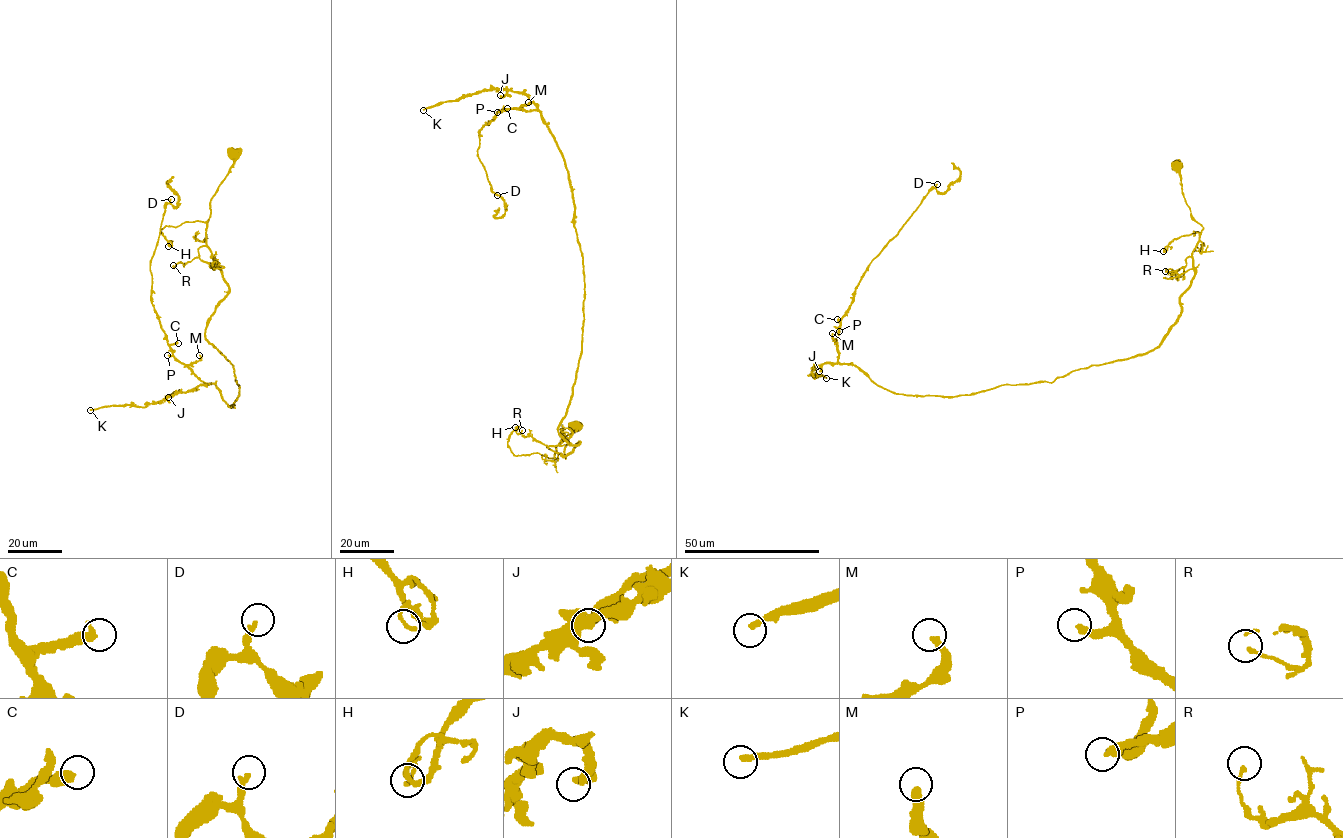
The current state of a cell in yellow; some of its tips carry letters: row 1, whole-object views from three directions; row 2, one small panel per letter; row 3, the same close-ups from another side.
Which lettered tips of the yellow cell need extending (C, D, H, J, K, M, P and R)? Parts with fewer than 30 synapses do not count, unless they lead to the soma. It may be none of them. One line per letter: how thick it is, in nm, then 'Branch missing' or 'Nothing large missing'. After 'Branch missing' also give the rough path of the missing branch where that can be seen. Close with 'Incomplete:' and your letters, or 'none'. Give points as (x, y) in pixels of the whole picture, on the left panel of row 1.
C: Thickness 440 nm. Nothing large missing
D: Thickness 240 nm. Nothing large missing
H: Thickness 200 nm. Nothing large missing
J: Thickness 420 nm. Nothing large missing
K: Thickness 240 nm. Branch missing. Course of what is missing: (90, 410), (26, 420), (28, 415), (45, 416), (54, 404), (53, 397), (45, 392), (49, 381)
M: Thickness 320 nm. Nothing large missing
P: Thickness 320 nm. Nothing large missing
R: Thickness 150 nm. Nothing large missing
Incomplete: K

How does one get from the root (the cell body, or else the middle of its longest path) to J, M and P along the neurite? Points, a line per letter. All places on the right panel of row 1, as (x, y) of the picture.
J: (1175, 166), (1203, 230), (1179, 317), (1147, 353), (954, 397), (892, 392), (851, 365), (819, 371)
M: (1175, 166), (1203, 230), (1179, 317), (1145, 354), (1051, 382), (954, 397), (907, 395), (840, 363), (832, 333)
P: (1175, 166), (1203, 230), (1179, 317), (1145, 354), (1051, 382), (954, 397), (907, 395), (840, 363), (839, 331)

